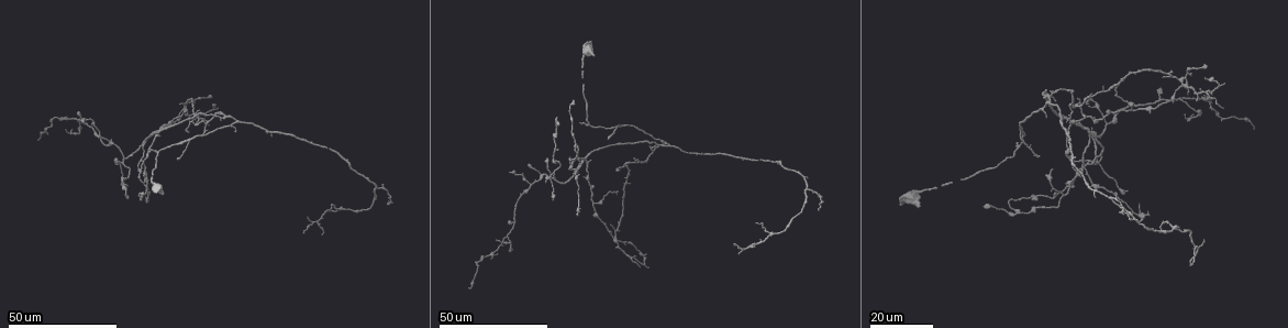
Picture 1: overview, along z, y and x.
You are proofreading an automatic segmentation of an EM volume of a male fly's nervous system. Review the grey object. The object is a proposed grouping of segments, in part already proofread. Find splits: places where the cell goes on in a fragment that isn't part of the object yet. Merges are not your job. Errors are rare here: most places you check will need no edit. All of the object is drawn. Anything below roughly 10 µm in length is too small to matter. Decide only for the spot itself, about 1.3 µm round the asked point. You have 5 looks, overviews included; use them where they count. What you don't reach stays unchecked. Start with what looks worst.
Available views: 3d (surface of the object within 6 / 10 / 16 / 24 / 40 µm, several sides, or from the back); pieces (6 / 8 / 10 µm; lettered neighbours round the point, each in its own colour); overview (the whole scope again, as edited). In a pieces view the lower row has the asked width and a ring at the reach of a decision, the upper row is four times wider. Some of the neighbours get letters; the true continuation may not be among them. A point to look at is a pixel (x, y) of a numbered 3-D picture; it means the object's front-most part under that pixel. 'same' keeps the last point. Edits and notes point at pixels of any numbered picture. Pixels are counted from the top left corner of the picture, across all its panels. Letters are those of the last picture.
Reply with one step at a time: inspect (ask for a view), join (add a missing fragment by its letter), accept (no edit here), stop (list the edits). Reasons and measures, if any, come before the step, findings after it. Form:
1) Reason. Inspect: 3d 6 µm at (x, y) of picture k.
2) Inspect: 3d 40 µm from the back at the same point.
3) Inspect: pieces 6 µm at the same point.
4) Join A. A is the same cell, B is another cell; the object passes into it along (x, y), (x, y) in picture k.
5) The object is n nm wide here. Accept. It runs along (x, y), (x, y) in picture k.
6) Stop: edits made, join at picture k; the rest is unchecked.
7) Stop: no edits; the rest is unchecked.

Long arm stops here. Inspect: 3d 40 µm at (736, 242) of picture 1.

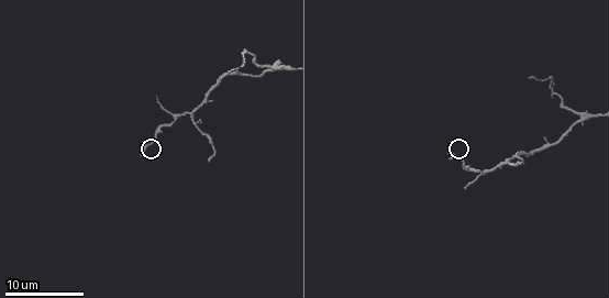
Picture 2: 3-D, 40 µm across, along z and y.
Inspect: pieces 8 µm at (140, 153) of picture 2.

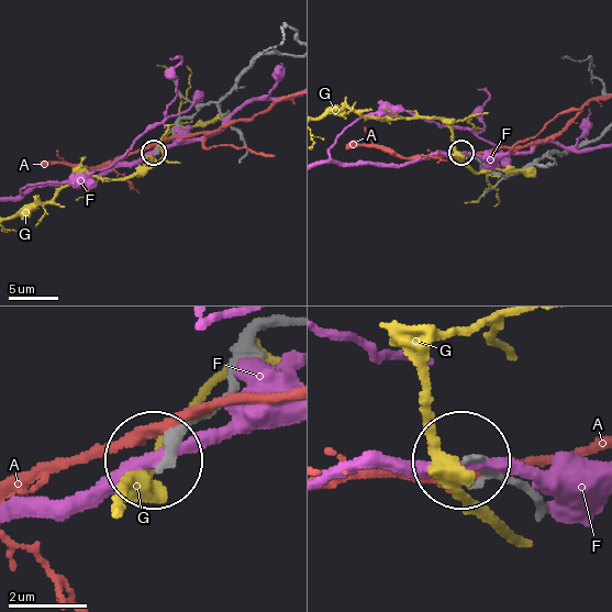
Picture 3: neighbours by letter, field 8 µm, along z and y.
Accept. A, F and G are other cells; it runs along (534, 499), (469, 460) in picture 3; no lettered fragment goes on from it.

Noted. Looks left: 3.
Thin end. Inspect: 3d 40 µm at (510, 173) of picture 1.

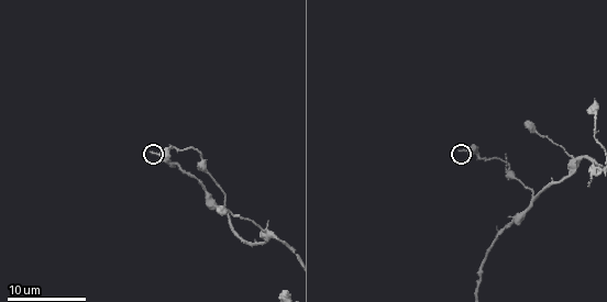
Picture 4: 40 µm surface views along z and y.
See the neighbours. Inspect: pieces 6 µm at (459, 149) of picture 4.

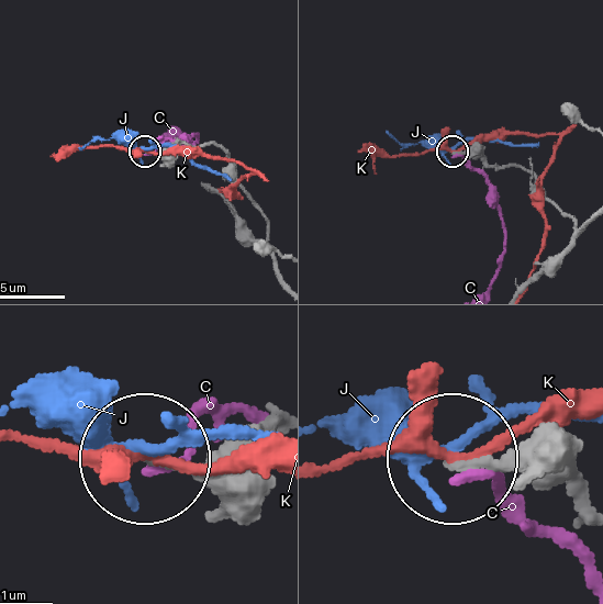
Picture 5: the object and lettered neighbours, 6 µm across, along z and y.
Accept. C, J and K are other cells; no lettered fragment goes on from it.

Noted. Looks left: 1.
Stop: no edits; the rest is unchecked.

